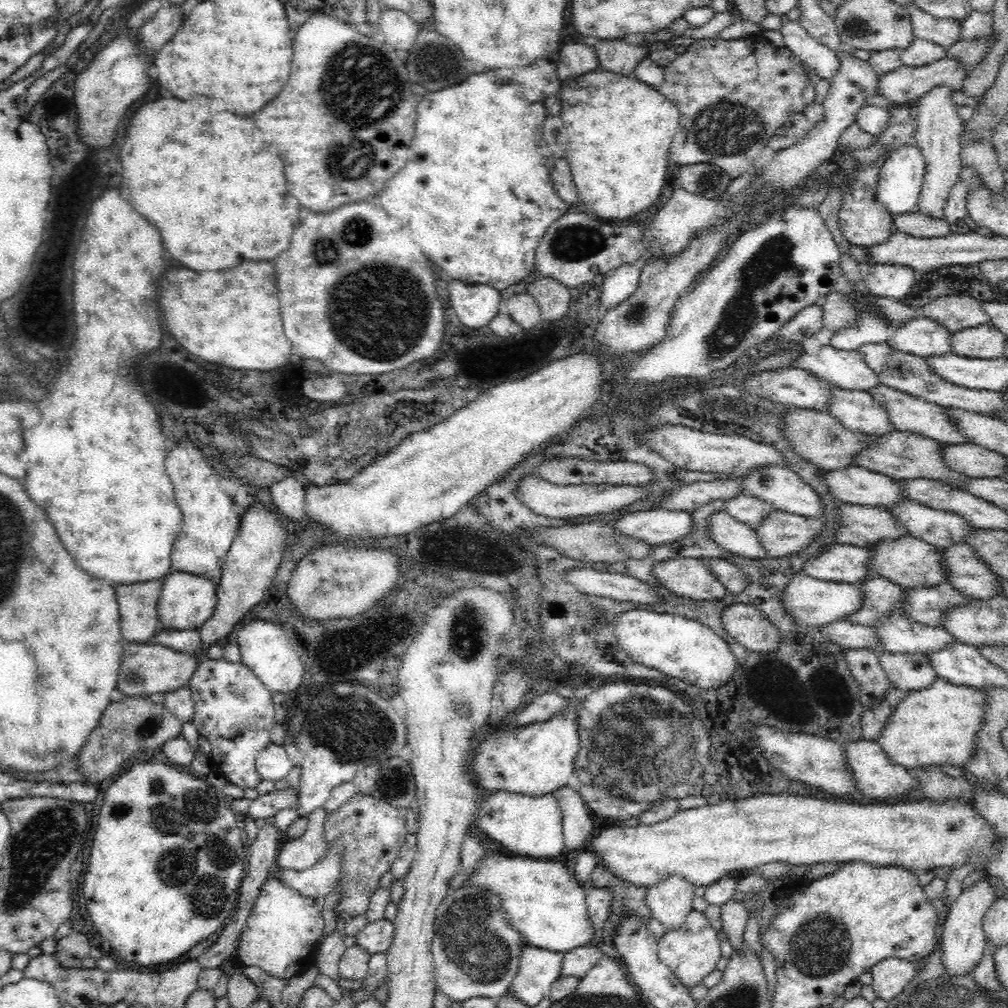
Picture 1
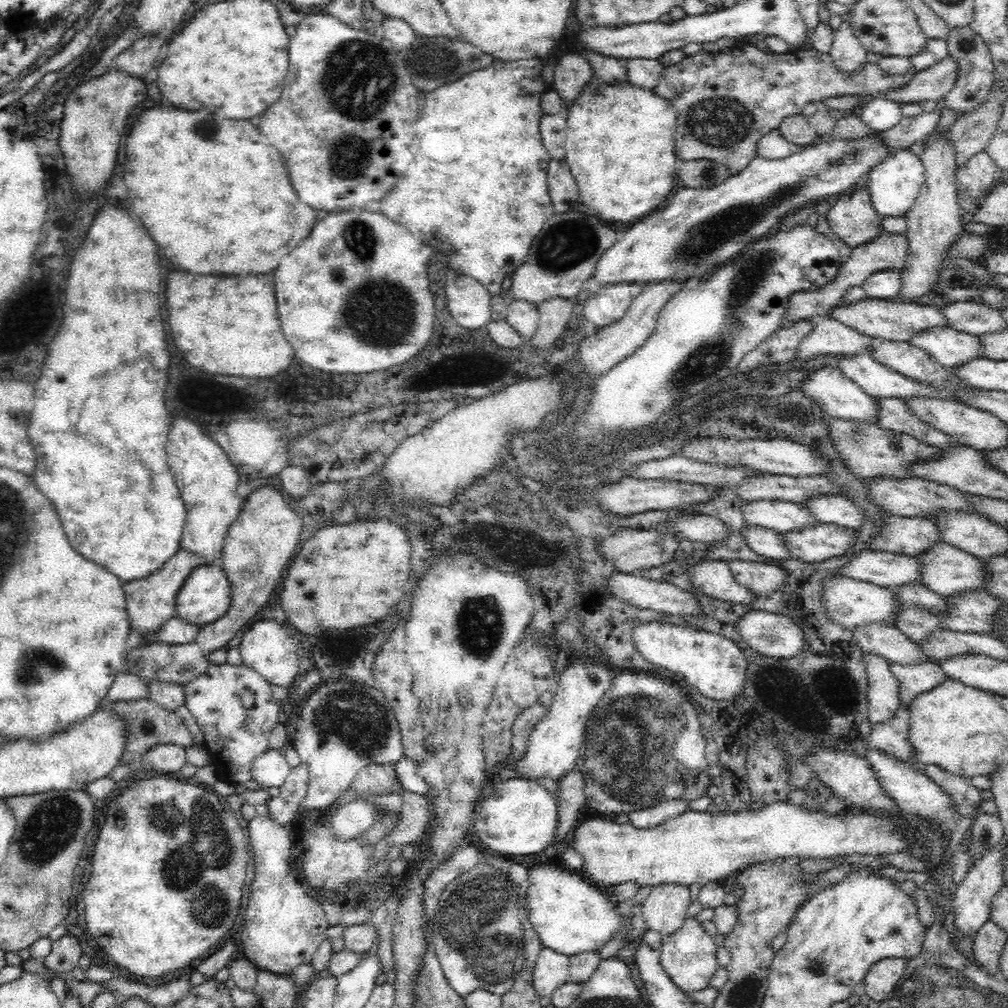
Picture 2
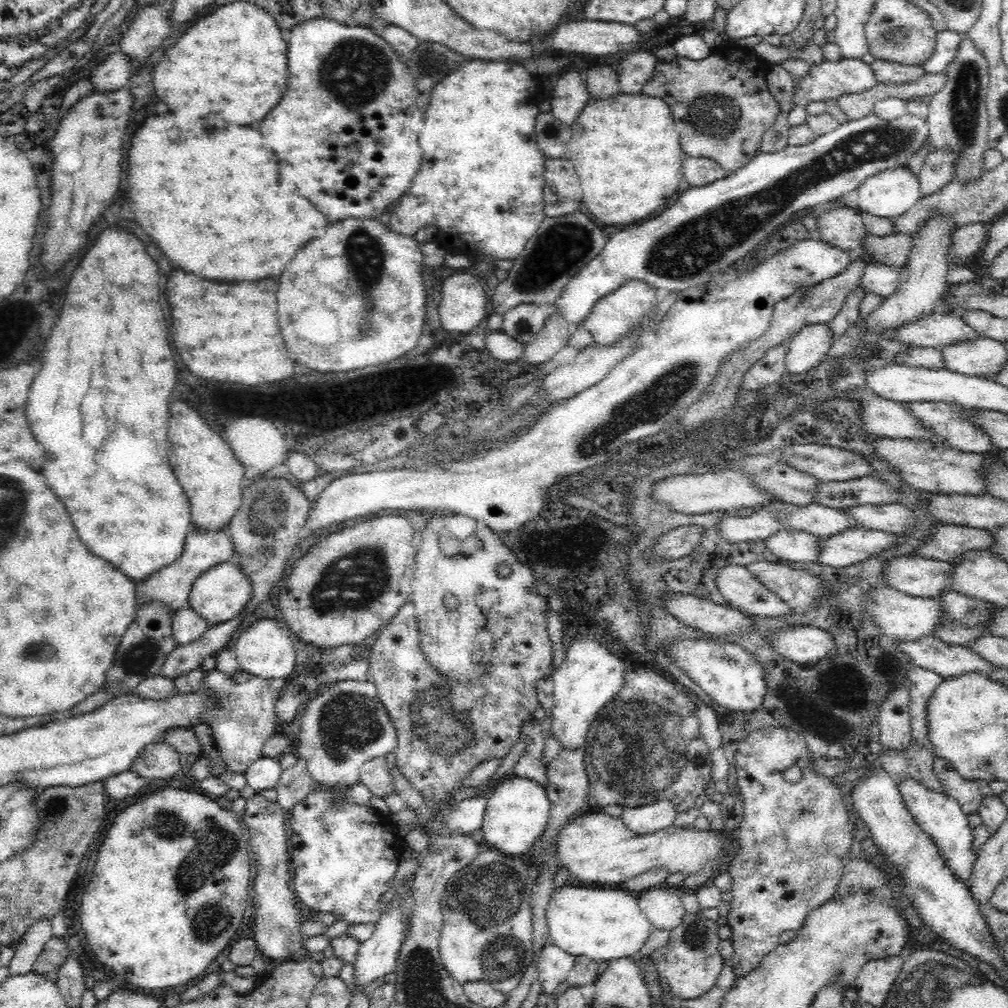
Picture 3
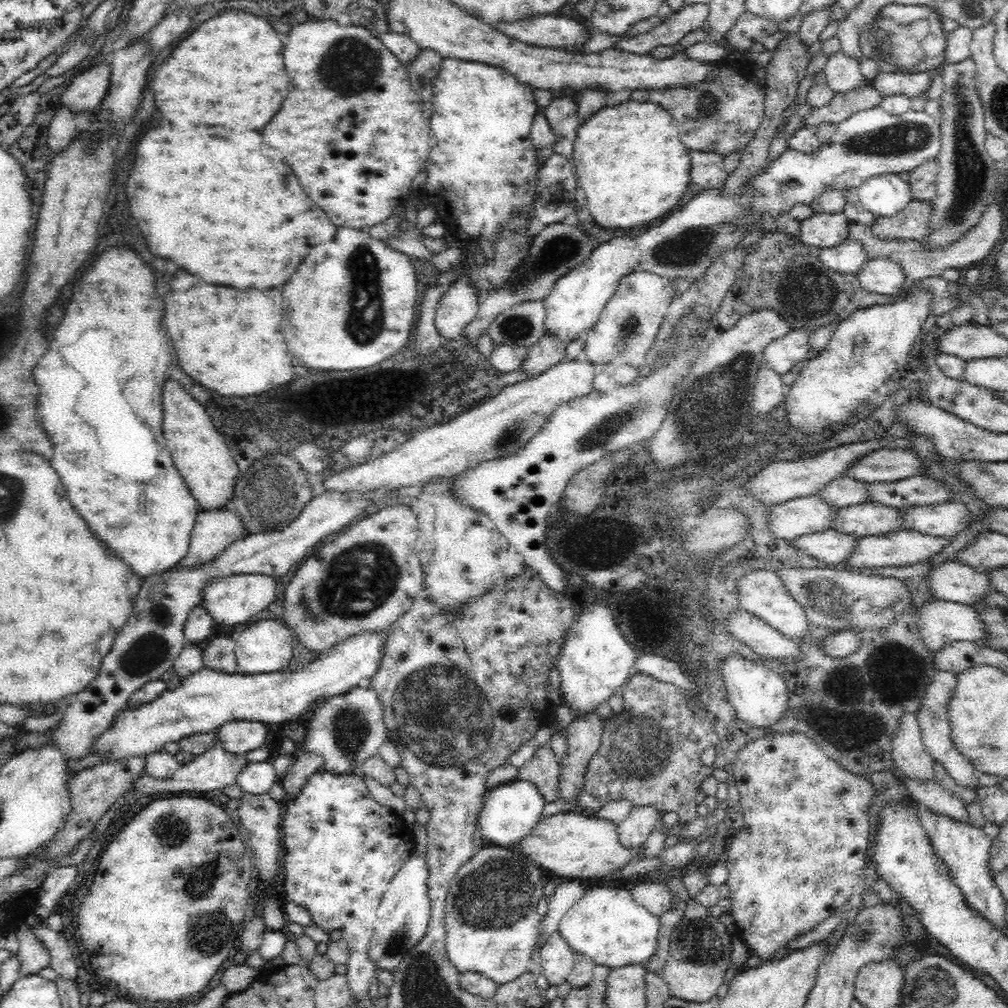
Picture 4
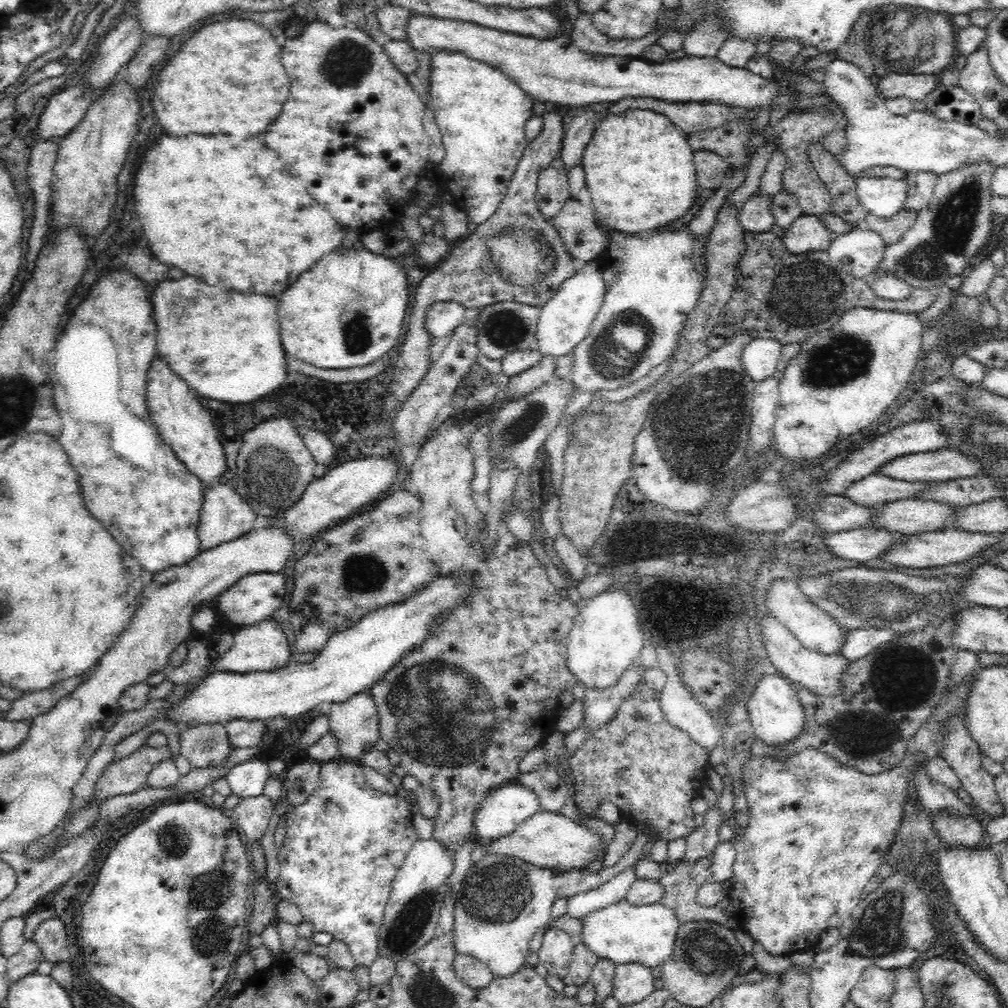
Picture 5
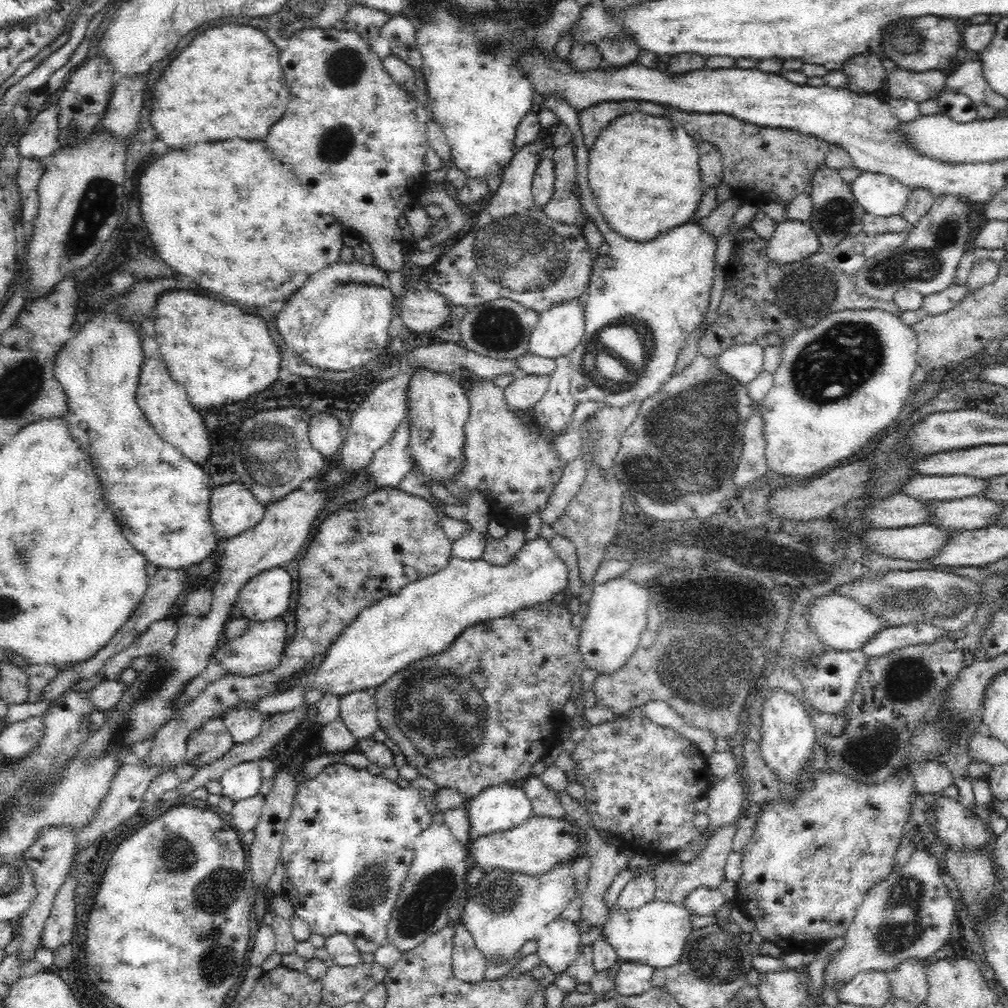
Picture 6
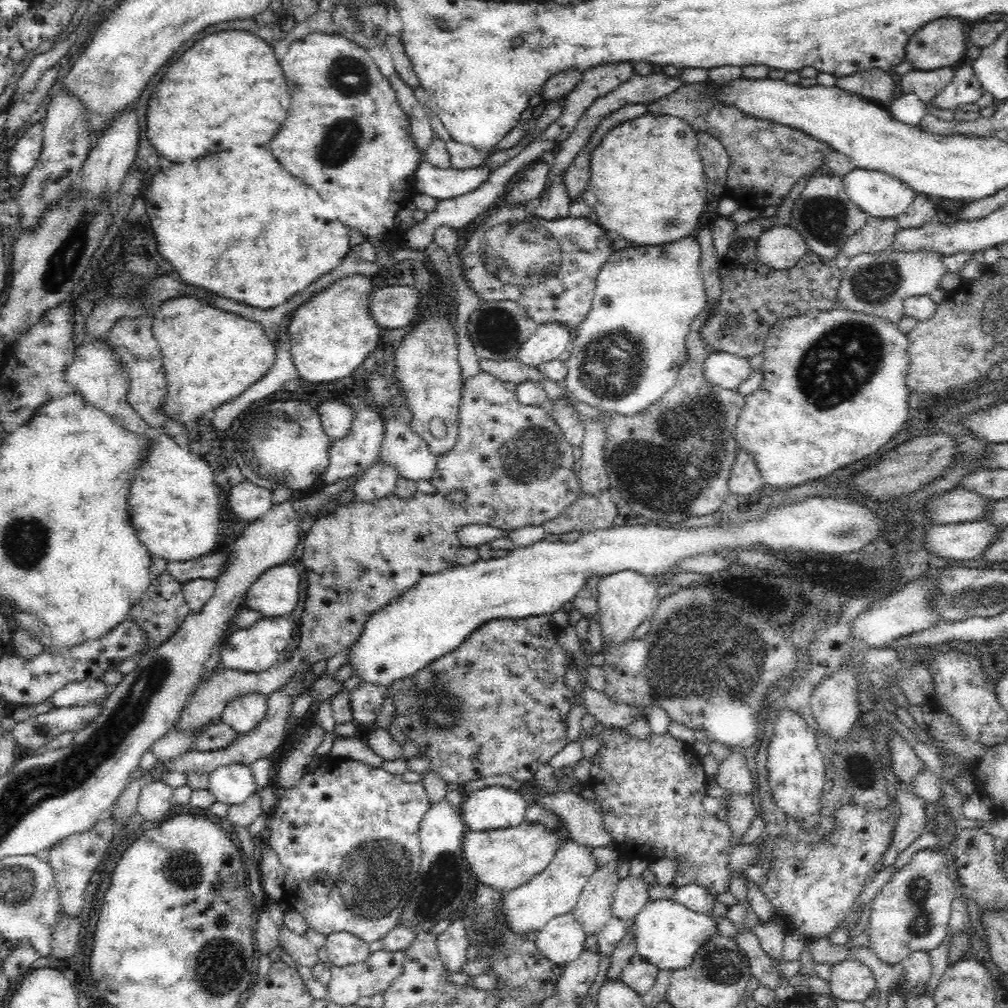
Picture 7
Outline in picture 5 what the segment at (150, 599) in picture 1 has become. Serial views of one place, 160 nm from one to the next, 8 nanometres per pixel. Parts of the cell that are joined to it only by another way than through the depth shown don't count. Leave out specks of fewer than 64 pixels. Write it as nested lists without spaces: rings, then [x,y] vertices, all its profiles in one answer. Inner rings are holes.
[[[226,480],[219,485],[206,488],[196,530],[196,535],[199,536],[199,552],[207,551],[220,543],[244,536],[252,530],[256,517],[250,506],[243,502],[236,492],[235,487]]]

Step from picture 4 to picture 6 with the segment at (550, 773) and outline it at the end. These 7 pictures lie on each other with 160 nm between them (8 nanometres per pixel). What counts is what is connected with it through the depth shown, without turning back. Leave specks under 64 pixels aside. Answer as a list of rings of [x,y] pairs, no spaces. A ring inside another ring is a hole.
[[[640,706],[618,715],[612,721],[594,724],[588,728],[584,739],[576,744],[570,753],[574,763],[574,782],[584,787],[586,815],[592,828],[610,831],[622,841],[622,849],[629,848],[635,854],[667,855],[687,843],[702,838],[702,832],[694,827],[694,802],[706,796],[710,785],[711,772],[706,758],[690,740],[674,729],[654,724]],[[541,774],[530,776],[528,780],[518,783],[518,785],[525,790],[527,797],[530,799],[534,815],[556,819],[567,818],[556,791],[544,784]]]

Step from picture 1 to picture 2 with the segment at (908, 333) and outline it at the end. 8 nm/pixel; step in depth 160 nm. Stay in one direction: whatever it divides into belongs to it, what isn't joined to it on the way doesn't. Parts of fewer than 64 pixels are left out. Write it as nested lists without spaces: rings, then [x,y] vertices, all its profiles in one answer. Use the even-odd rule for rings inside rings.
[[[950,326],[920,332],[908,343],[924,349],[936,362],[949,369],[960,367],[983,354],[979,337]]]

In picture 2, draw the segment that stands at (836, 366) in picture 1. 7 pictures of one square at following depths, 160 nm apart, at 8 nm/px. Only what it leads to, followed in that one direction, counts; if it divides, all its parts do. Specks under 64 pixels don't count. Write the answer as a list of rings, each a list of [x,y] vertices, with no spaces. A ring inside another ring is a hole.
[[[861,351],[854,355],[842,355],[838,359],[837,367],[850,377],[868,396],[880,398],[904,398],[907,396],[937,397],[942,392],[932,391],[926,385],[920,385],[892,369],[876,363],[867,351]]]

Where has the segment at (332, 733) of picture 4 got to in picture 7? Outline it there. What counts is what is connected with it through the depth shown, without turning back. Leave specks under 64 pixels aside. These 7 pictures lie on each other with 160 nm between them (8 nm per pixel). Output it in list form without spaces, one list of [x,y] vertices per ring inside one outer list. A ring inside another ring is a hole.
[[[362,682],[348,692],[352,720],[356,725],[374,724],[382,710],[384,689],[375,684]]]

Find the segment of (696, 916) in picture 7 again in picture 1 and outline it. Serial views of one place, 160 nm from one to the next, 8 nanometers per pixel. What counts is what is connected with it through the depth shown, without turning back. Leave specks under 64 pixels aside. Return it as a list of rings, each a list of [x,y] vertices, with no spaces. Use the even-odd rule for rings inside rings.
[[[486,852],[467,875],[464,884],[479,885],[481,889],[502,897],[503,913],[507,914],[511,928],[524,936],[523,945],[566,953],[589,945],[594,937],[595,929],[587,917],[585,889],[572,875],[569,861],[568,864],[558,864],[556,860],[542,862]]]

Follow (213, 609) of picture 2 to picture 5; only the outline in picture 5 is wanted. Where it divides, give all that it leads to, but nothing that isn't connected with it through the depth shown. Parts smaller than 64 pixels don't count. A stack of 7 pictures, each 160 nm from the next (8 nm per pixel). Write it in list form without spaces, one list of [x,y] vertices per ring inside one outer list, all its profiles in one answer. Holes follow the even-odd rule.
[[[282,573],[248,574],[234,585],[229,586],[218,596],[218,602],[213,608],[218,612],[219,618],[226,618],[238,626],[252,626],[260,621],[268,620],[268,616],[280,608],[284,600],[286,578]]]

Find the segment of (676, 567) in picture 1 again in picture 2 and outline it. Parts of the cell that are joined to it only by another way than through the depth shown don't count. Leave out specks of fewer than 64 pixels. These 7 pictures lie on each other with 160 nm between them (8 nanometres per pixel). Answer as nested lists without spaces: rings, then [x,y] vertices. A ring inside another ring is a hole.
[[[705,559],[688,569],[691,586],[712,600],[750,604],[757,598],[734,580],[727,562]]]

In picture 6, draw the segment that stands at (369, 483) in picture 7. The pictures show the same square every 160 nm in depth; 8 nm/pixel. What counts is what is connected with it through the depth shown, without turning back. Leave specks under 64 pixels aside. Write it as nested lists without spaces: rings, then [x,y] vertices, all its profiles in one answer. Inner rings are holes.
[[[408,418],[400,422],[391,440],[378,450],[369,463],[368,474],[374,484],[395,488],[409,474],[414,463],[407,456],[411,423]]]

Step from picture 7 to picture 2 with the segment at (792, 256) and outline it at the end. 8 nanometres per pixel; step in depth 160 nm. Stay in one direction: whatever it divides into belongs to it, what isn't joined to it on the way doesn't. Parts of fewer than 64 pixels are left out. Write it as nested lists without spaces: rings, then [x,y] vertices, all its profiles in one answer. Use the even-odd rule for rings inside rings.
[[[865,184],[831,206],[826,218],[832,231],[853,249],[873,242],[884,232]]]

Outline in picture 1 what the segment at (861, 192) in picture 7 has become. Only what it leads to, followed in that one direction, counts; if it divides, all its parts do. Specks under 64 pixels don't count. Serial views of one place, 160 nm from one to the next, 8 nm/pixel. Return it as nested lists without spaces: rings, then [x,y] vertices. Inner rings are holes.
[[[915,143],[902,145],[890,152],[879,174],[876,198],[892,215],[912,213],[916,210],[917,200],[920,198],[923,176],[925,175],[925,166],[924,155]]]

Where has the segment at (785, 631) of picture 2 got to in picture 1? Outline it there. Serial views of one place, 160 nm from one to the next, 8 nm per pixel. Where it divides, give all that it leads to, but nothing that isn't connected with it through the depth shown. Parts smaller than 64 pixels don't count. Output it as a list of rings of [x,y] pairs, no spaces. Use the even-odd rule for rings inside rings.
[[[731,604],[720,616],[722,626],[734,642],[740,642],[752,652],[768,652],[778,646],[778,631],[760,609],[744,604]]]

